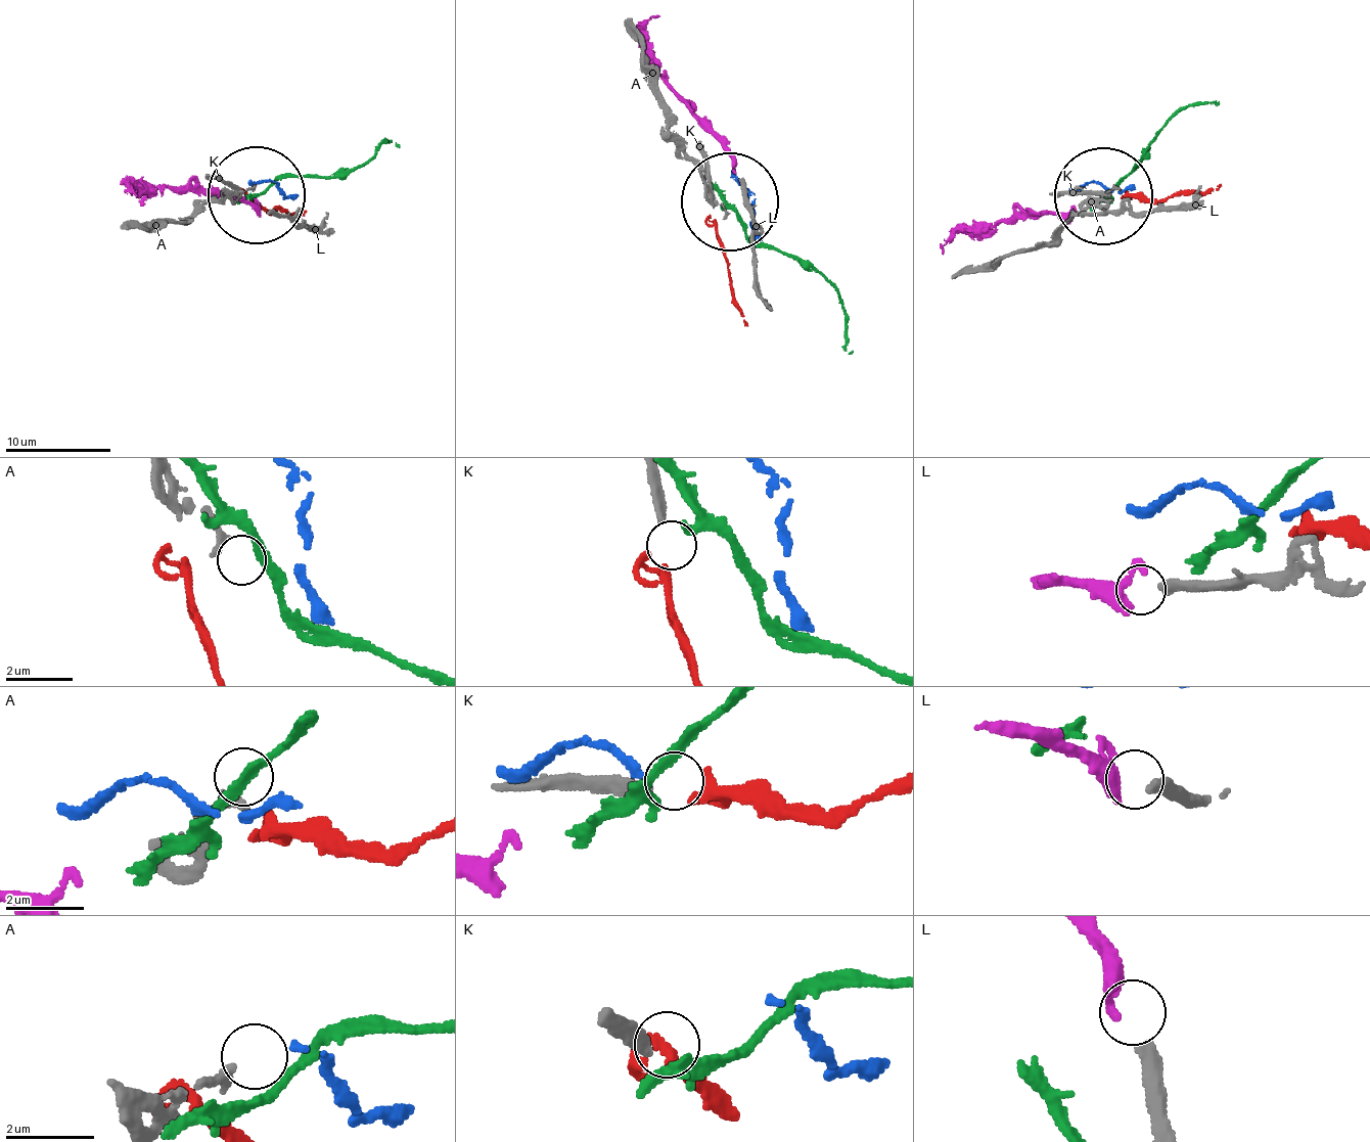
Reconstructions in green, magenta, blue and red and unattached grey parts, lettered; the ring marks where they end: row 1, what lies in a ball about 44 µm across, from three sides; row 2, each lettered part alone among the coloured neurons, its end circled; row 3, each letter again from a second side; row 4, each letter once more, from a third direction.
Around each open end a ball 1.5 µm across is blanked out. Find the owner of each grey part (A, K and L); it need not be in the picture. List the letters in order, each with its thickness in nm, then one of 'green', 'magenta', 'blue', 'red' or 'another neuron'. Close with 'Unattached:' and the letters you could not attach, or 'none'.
A: calibre 280 nm; another neuron
K: calibre 240 nm; red
L: calibre 280 nm; magenta
Unattached: A

